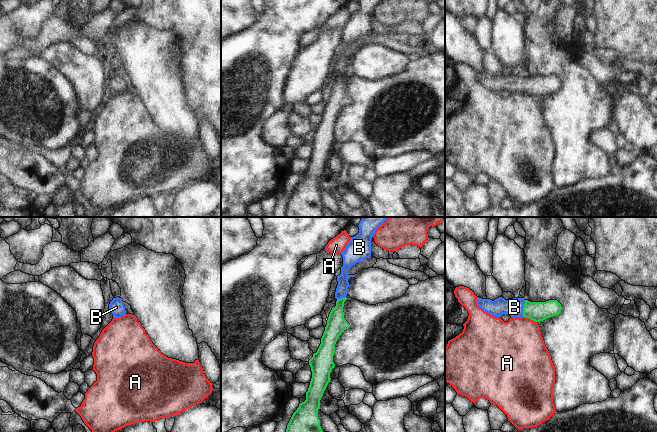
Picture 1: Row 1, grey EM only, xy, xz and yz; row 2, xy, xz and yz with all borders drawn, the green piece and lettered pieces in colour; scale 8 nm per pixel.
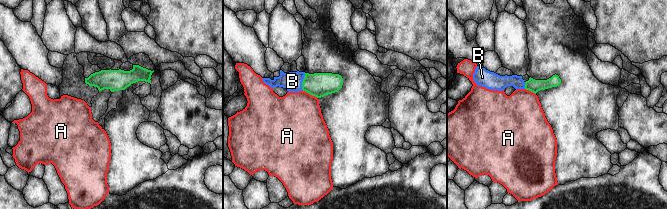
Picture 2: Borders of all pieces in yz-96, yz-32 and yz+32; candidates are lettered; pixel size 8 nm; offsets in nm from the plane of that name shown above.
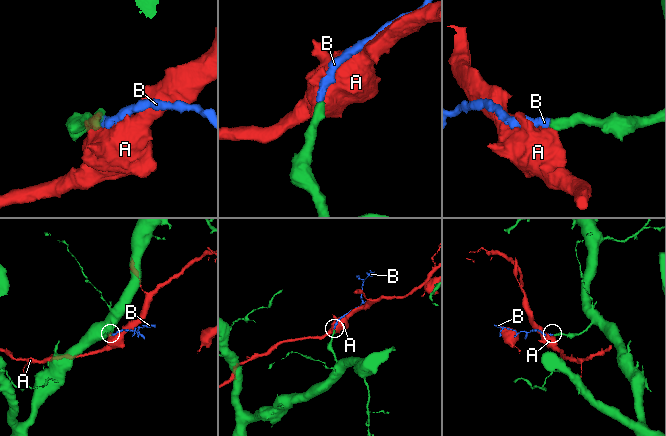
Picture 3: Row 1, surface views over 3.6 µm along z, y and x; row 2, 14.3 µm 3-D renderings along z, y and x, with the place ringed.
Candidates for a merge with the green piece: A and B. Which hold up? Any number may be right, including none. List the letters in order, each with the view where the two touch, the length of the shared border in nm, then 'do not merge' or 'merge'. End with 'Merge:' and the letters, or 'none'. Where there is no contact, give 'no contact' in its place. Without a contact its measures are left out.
A: yz | 120 nm | do not merge
B: yz | 140 nm | merge
Merge: B

